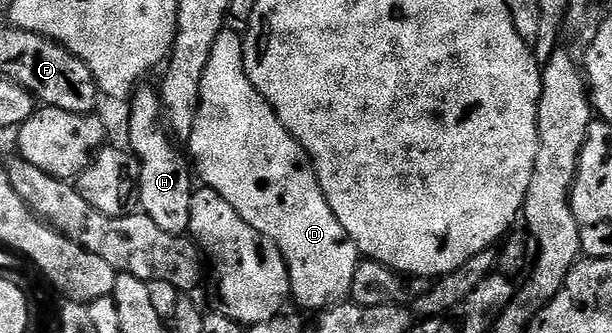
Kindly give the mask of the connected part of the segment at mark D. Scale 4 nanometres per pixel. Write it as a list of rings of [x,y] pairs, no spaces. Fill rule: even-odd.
[[[224,30],[218,35],[216,46],[212,46],[212,58],[208,58],[208,70],[204,70],[202,104],[188,141],[189,155],[196,161],[200,180],[202,175],[201,183],[216,190],[216,194],[220,194],[220,198],[224,198],[224,202],[228,202],[228,206],[232,206],[252,230],[278,247],[288,270],[292,300],[302,308],[325,310],[349,297],[352,274],[356,274],[360,259],[358,247],[348,238],[344,226],[340,226],[340,218],[332,214],[332,206],[328,206],[324,190],[320,190],[310,155],[296,138],[292,138],[292,134],[288,134],[284,122],[276,118],[260,90],[252,86],[244,66],[243,37],[230,31]]]

